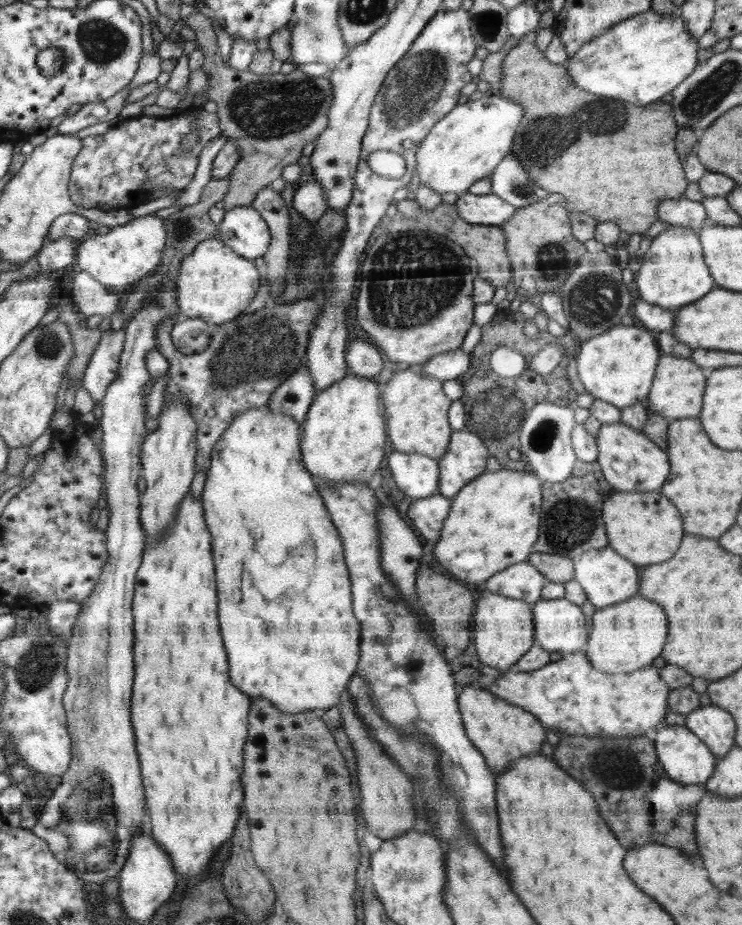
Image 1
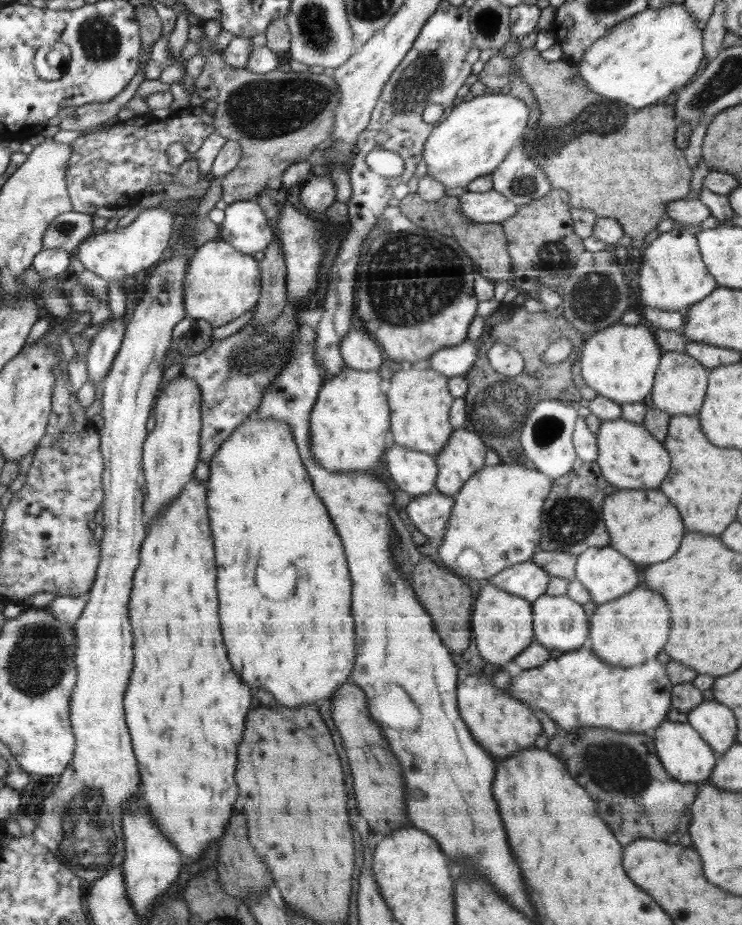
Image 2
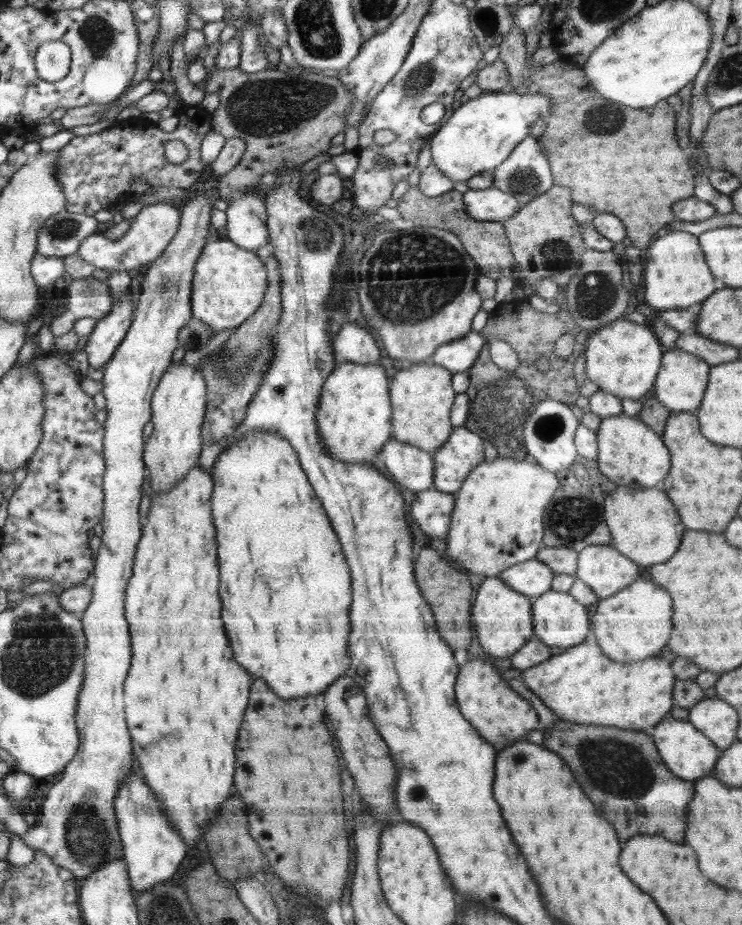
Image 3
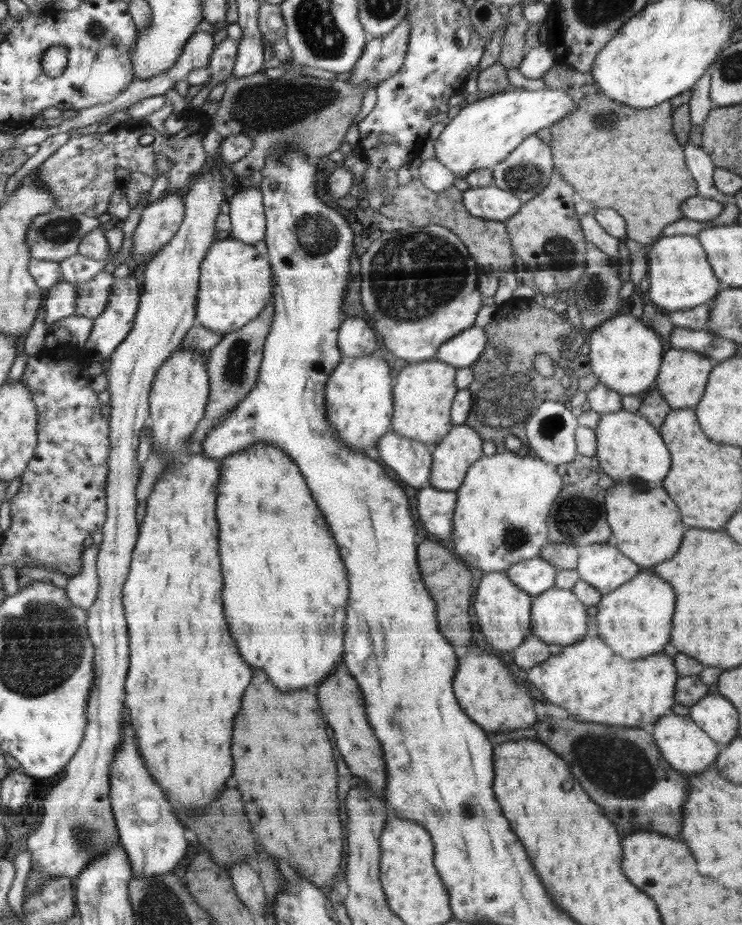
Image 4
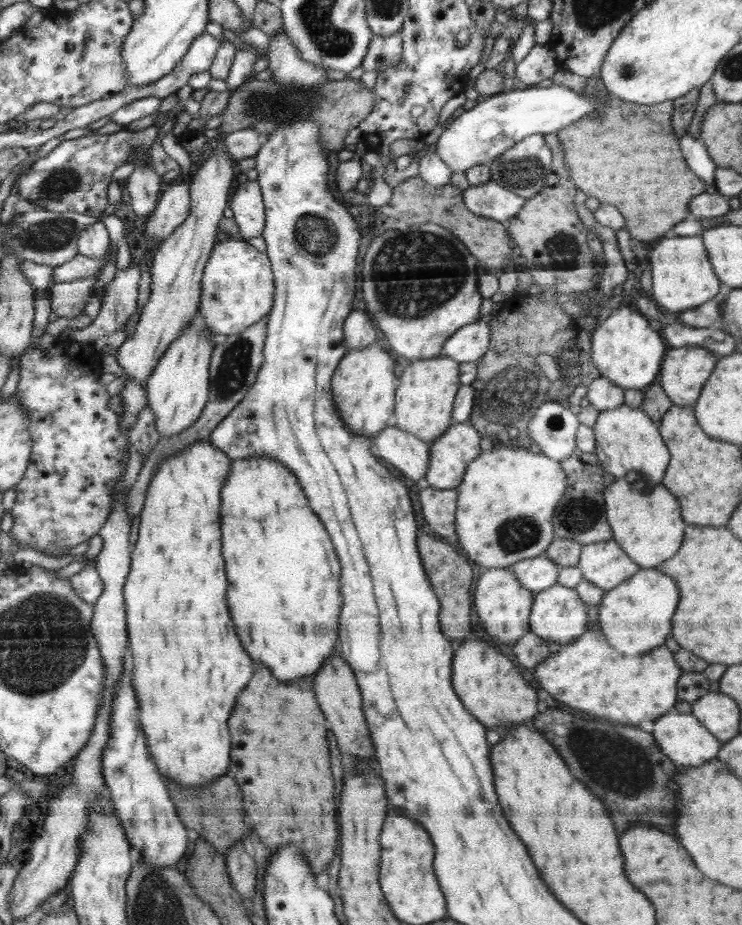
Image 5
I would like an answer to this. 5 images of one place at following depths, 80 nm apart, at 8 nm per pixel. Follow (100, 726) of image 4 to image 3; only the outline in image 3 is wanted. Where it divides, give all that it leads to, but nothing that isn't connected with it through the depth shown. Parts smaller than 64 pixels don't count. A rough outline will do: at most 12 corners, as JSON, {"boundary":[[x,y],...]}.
{"boundary":[[205,186],[103,369],[107,472],[78,745],[22,840],[81,879],[123,858],[126,592],[150,422],[210,226]]}

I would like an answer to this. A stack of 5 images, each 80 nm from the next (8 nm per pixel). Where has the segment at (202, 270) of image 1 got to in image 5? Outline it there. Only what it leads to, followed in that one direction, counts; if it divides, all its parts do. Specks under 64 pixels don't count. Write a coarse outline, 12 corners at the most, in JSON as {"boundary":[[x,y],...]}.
{"boundary":[[246,239],[216,246],[199,316],[243,333],[270,314],[275,280]]}

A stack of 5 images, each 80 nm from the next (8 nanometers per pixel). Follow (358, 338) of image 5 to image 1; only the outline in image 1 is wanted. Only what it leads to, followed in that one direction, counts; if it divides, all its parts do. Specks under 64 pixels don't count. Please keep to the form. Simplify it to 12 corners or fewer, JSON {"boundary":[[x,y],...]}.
{"boundary":[[354,339],[345,350],[353,374],[378,377],[380,351],[371,341]]}

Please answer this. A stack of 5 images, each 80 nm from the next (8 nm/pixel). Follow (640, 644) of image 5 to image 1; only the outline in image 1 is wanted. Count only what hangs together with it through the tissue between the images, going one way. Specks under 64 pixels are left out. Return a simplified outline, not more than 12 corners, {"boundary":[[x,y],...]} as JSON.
{"boundary":[[640,594],[598,608],[586,657],[630,673],[660,656],[668,620]]}

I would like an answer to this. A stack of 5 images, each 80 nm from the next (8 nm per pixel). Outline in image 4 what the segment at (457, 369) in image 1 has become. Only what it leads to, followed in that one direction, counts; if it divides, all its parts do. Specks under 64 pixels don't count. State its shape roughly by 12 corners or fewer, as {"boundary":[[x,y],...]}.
{"boundary":[[472,326],[439,346],[434,358],[457,369],[486,348],[485,329]]}

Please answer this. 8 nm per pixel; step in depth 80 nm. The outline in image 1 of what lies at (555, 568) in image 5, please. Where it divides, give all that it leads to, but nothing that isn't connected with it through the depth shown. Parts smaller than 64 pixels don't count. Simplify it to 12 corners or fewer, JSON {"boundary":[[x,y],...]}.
{"boundary":[[527,560],[496,573],[483,588],[534,604],[550,580]]}

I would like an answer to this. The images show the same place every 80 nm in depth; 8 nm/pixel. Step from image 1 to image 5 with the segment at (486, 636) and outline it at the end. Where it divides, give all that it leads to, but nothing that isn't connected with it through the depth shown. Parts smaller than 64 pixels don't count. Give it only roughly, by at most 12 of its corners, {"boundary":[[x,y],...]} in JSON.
{"boundary":[[510,566],[484,569],[476,612],[496,642],[531,631],[535,593]]}

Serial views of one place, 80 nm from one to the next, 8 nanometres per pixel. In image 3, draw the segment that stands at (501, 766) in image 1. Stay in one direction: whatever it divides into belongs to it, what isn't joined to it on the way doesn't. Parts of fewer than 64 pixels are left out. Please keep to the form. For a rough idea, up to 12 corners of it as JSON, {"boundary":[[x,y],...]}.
{"boundary":[[479,658],[460,669],[463,717],[502,750],[538,728],[536,710]]}

